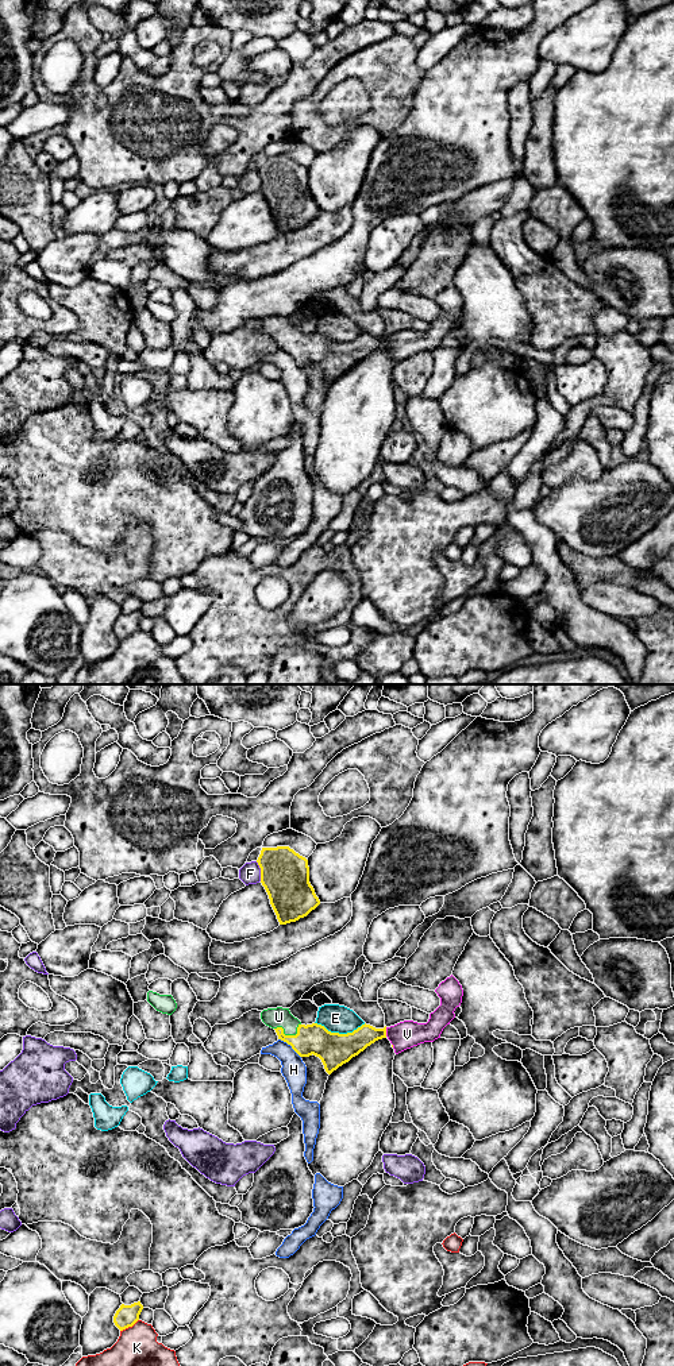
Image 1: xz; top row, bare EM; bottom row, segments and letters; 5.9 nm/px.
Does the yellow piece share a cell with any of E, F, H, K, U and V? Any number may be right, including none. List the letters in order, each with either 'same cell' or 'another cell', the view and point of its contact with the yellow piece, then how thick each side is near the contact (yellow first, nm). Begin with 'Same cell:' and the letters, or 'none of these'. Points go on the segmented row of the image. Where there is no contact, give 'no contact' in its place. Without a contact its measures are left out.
Same cell: U, V
E: another cell; contact xz (341, 1034); calibres 200 and 170 nm
F: another cell; contact xz (261, 871); calibres 280 and 130 nm
H: another cell; contact xz (291, 1045); calibres 190 and 150 nm
K: another cell; contact xz (128, 1326); calibres 130 and 240 nm
U: same cell; contact xz (288, 1035); calibres 180 and 120 nm
V: same cell; contact xz (385, 1031); calibres 150 and 160 nm

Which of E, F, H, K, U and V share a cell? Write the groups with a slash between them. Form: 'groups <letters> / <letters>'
groups E / F / H / K / U V

